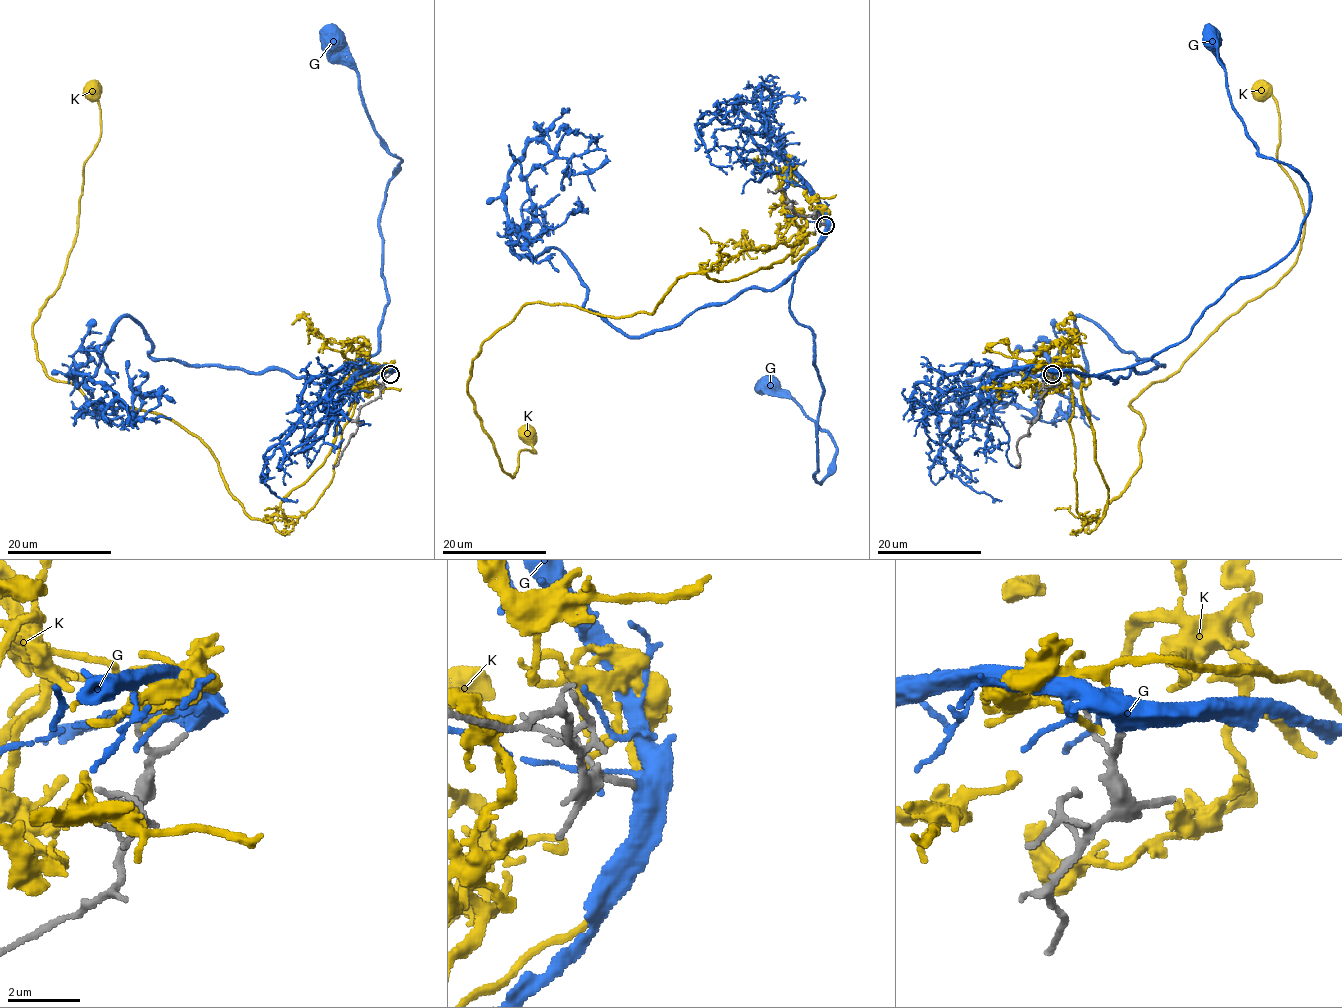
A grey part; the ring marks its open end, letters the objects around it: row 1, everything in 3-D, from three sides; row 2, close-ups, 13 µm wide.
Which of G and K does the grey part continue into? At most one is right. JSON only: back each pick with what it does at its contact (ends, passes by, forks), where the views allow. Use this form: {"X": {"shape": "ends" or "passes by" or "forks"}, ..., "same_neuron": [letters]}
{"G": {"shape": "passes by"}, "same_neuron": ["G"]}

